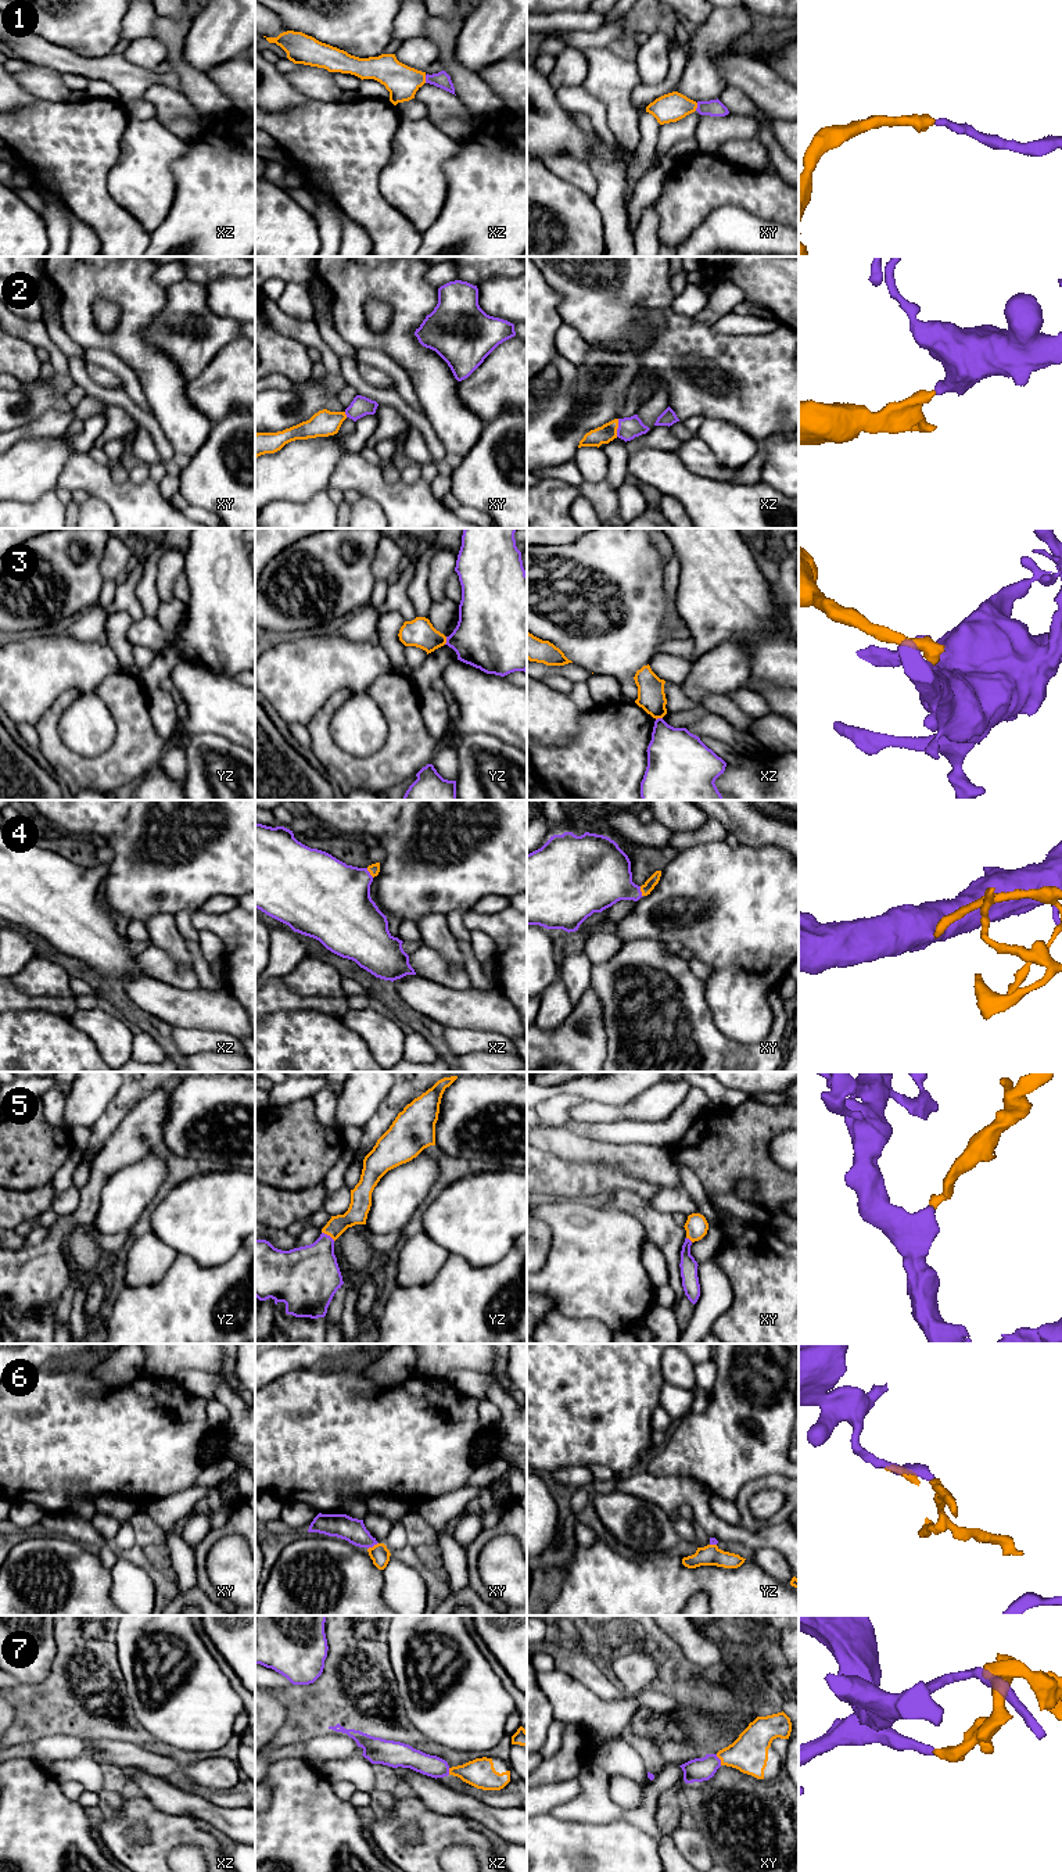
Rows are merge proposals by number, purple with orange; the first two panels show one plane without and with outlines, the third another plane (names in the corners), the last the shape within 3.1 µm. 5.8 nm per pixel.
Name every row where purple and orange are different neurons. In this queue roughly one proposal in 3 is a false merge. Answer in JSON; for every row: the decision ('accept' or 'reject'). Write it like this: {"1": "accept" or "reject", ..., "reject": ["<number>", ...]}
{"1": "accept", "2": "accept", "3": "reject", "4": "accept", "5": "accept", "6": "accept", "7": "accept", "reject": ["3"]}

